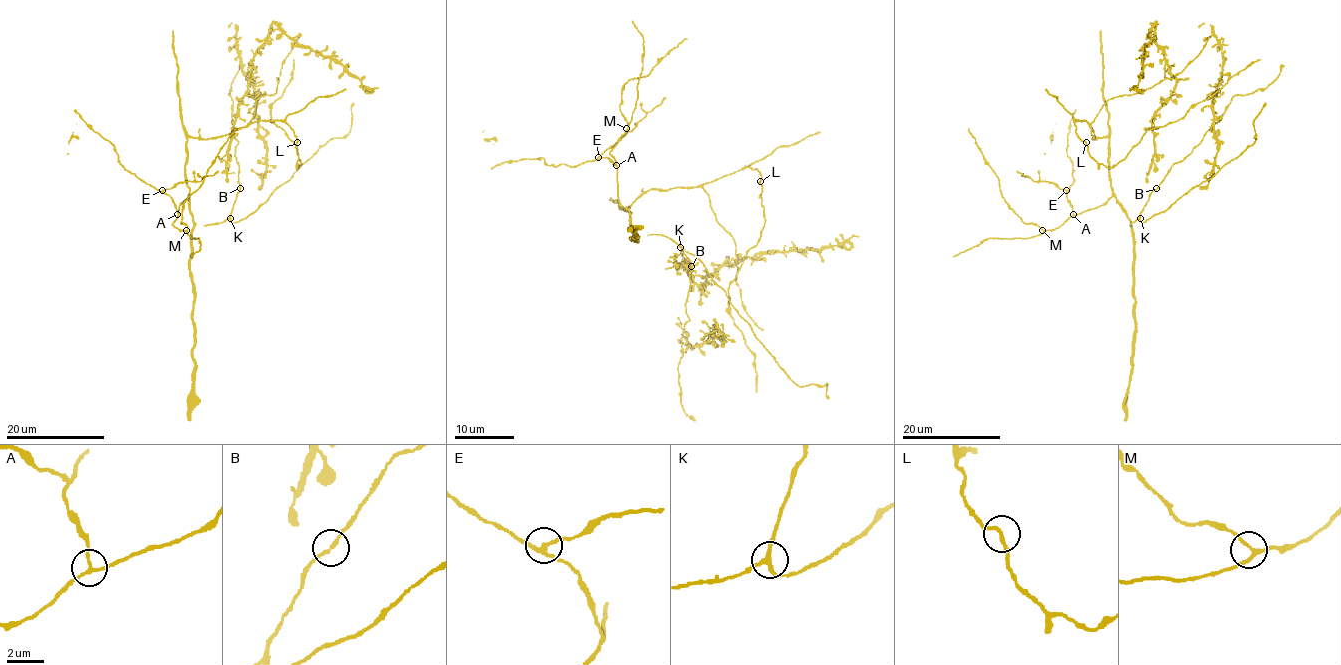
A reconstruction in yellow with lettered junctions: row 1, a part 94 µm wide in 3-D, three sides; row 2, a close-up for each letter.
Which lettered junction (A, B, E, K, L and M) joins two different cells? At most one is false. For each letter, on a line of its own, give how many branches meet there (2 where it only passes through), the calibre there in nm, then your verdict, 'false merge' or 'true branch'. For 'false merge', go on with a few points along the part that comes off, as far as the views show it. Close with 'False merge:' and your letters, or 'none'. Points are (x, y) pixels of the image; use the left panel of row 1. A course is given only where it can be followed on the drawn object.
A: 3 | 160 nm | true branch
B: 2 | 170 nm | true branch
E: 3 | 160 nm | false merge | (163, 190), (185, 181), (200, 181), (218, 170)
K: 3 | 220 nm | true branch
L: 2 | 170 nm | true branch
M: 3 | 170 nm | true branch
False merge: E

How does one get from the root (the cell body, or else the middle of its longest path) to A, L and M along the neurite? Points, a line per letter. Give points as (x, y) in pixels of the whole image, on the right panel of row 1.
A: (1110, 174), (1112, 196), (1103, 205), (1073, 214)
L: (1110, 174), (1108, 138), (1092, 138), (1089, 124), (1077, 120), (1077, 135), (1086, 142)
M: (1110, 174), (1112, 196), (1103, 205), (1073, 214), (1057, 228), (1042, 230)

